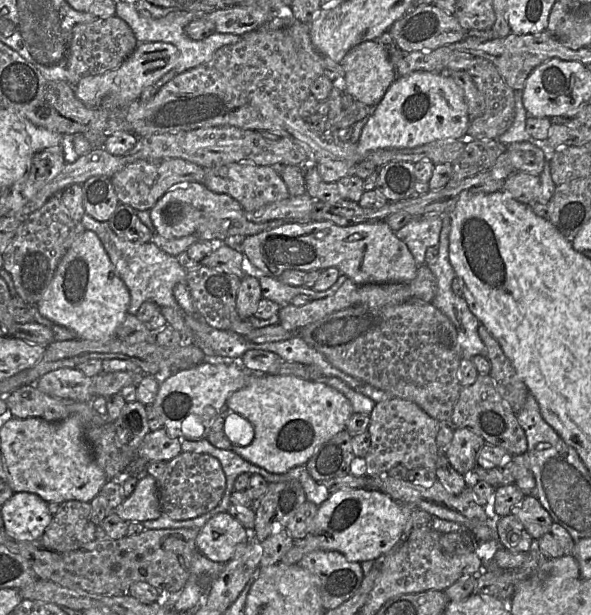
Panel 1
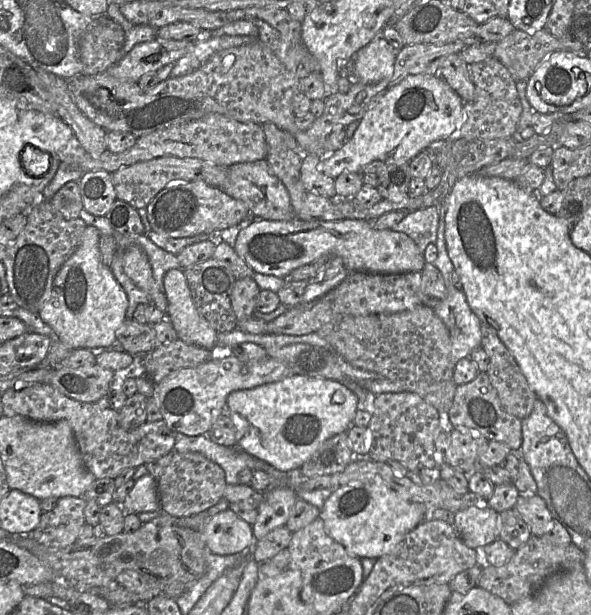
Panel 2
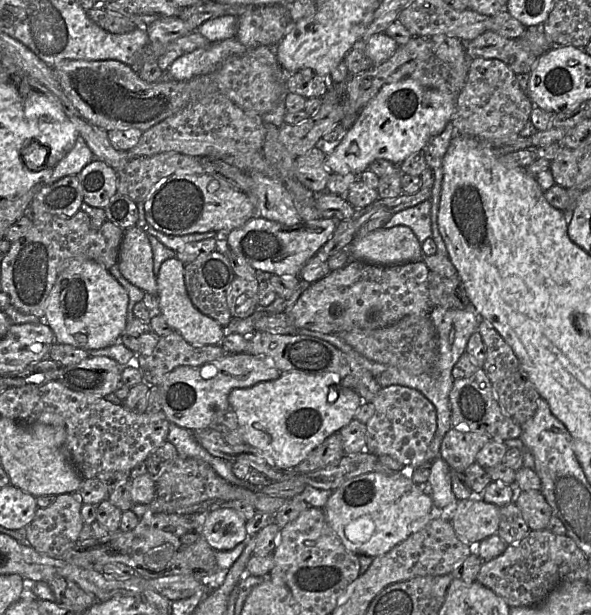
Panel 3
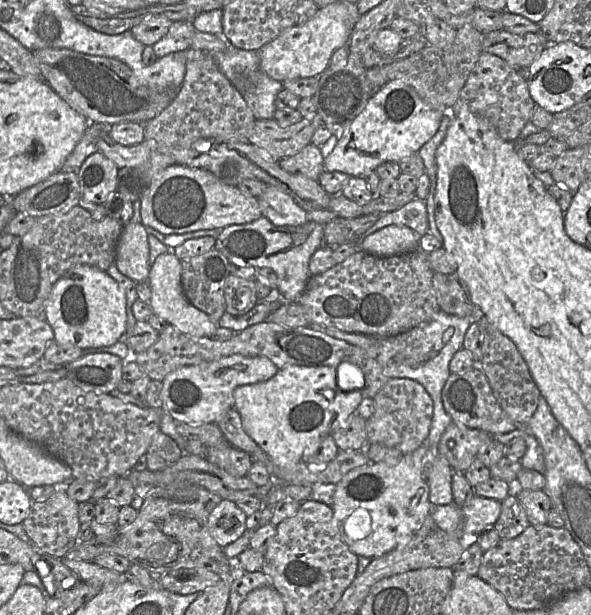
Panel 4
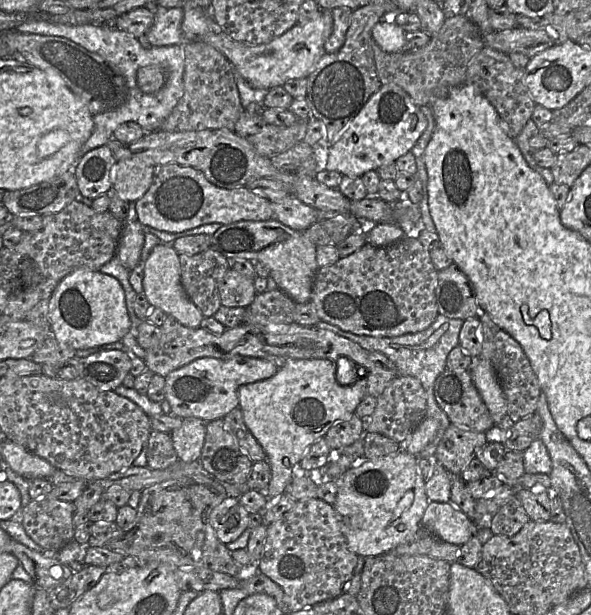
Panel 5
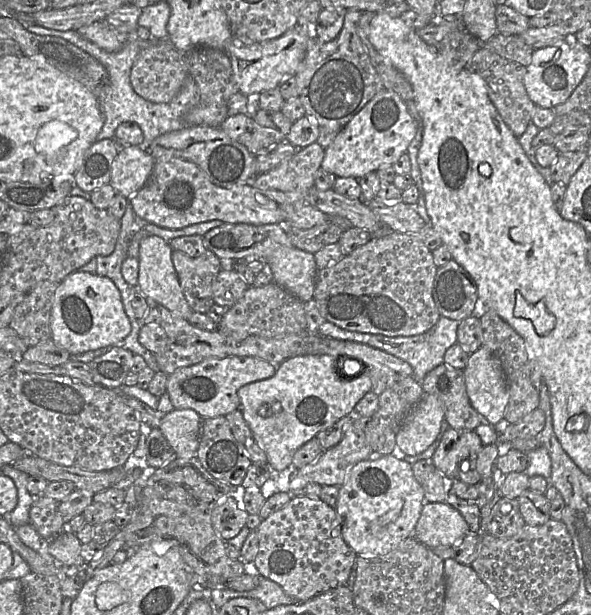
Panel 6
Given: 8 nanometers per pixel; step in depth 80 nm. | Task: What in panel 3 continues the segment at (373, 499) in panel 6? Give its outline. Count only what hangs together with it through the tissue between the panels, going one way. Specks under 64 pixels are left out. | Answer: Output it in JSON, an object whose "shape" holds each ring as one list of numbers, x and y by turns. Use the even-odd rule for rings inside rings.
{"shape":[[371,472,352,478,333,491,323,507,326,521,345,548,372,558,389,552,430,521,430,495,402,473]]}

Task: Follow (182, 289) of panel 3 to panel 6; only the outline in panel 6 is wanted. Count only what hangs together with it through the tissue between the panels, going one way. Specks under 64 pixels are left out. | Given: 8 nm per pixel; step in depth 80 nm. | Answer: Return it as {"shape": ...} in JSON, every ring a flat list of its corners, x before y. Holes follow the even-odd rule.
{"shape":[[148,235,141,240,138,254,139,275,137,289,146,297,147,301,151,300,157,305,162,305,176,316,188,320,193,310,188,305,181,289,172,261,172,251,173,248,170,243,157,235]]}

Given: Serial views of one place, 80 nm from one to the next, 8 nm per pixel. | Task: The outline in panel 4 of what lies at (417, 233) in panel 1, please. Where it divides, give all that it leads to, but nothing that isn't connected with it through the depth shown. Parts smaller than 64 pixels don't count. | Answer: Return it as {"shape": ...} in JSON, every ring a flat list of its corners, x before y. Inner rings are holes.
{"shape":[[415,199,400,209,382,214,374,225,366,231,365,236,390,225,409,227,416,231,419,236,429,233,426,201]]}

